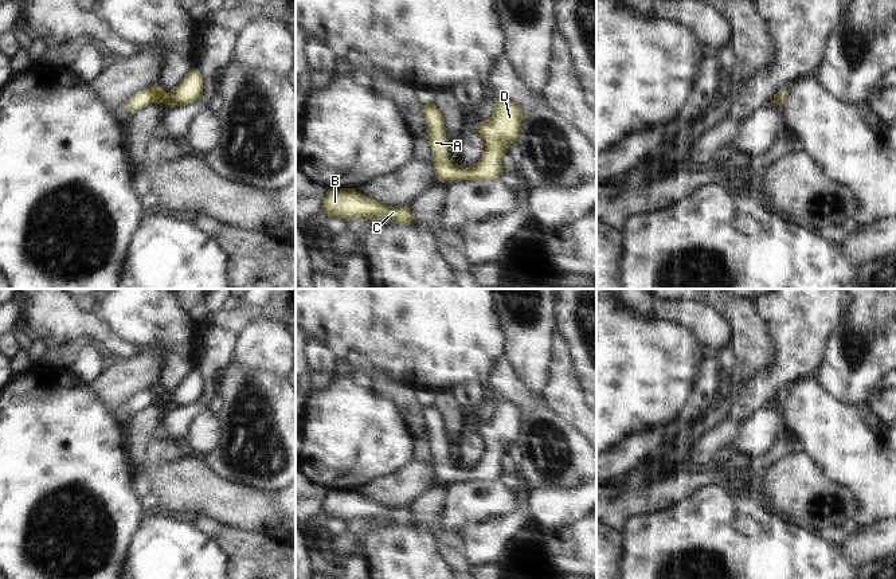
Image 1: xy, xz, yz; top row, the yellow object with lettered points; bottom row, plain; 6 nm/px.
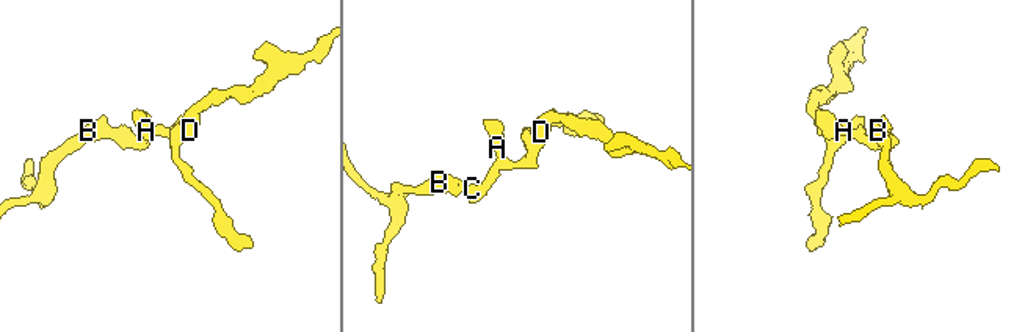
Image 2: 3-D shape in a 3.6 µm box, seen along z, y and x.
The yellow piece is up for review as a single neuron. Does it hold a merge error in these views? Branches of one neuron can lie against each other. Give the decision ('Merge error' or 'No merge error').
No merge error.

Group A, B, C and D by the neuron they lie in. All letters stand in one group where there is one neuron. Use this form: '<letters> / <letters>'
A B C D

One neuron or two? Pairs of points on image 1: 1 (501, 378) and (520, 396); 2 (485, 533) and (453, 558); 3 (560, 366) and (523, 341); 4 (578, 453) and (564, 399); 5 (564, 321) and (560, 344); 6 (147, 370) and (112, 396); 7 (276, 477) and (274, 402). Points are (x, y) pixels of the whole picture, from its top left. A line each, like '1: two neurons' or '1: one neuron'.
1: one neuron
2: two neurons
3: two neurons
4: two neurons
5: two neurons
6: one neuron
7: one neuron

